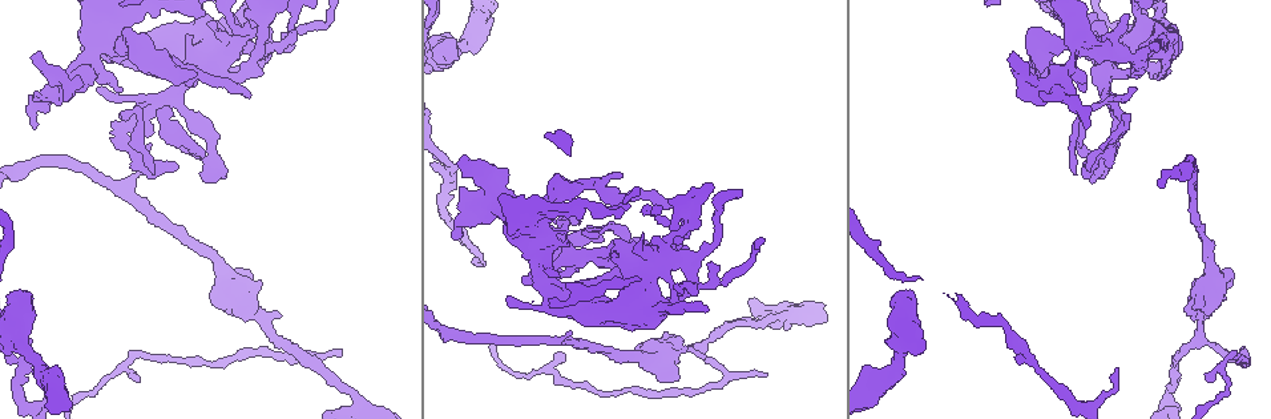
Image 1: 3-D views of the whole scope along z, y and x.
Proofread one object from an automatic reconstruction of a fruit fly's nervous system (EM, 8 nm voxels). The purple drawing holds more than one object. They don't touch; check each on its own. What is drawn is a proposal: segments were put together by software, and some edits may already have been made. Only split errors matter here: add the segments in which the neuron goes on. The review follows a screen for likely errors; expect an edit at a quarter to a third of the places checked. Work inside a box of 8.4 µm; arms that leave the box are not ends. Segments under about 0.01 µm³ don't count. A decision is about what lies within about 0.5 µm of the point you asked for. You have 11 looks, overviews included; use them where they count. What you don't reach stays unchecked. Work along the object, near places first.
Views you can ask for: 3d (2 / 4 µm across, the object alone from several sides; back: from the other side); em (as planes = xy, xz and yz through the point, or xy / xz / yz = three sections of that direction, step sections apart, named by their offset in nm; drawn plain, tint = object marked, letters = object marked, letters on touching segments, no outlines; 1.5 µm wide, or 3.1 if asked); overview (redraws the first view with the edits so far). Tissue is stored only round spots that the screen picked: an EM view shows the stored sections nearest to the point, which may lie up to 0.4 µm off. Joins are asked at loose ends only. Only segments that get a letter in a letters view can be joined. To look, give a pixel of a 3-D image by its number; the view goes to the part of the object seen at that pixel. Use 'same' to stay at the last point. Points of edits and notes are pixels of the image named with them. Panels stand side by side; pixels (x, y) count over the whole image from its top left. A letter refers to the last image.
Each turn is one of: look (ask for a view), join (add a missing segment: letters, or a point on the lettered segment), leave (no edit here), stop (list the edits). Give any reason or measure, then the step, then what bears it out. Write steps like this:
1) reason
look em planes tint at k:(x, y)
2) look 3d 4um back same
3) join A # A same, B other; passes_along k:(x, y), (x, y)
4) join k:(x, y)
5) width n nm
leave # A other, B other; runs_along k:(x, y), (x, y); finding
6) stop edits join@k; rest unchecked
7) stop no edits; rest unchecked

thin end
look em planes letters at 1:(340, 352)

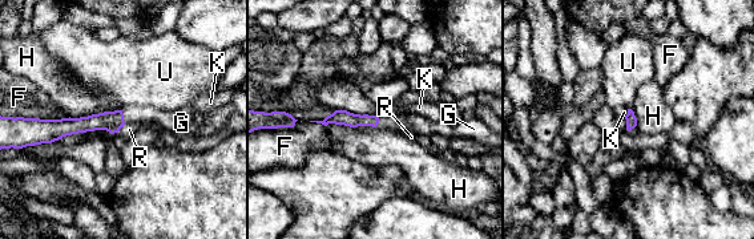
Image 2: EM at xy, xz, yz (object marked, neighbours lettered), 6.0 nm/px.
longest_contact H 320 nm
join G # F other, G same, H other, K other, R other, U other; passes_along 2:(111, 121), (123, 116), (132, 113); the neuron continues

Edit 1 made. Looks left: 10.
end of a long branch
look 3d 4um at 1:(247, 93)

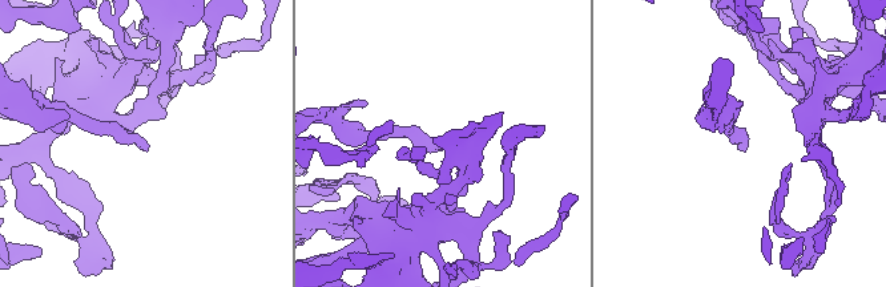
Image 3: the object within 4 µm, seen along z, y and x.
shape alone is not enough
look em planes plain at 3:(146, 148)

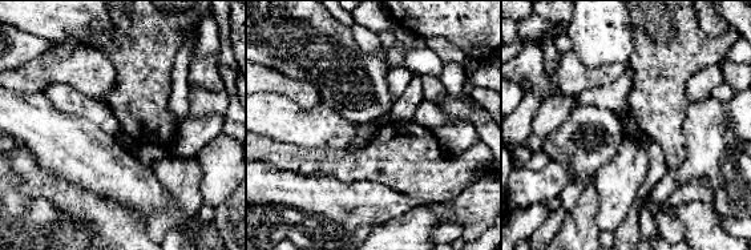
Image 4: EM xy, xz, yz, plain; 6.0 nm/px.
look em planes letters same

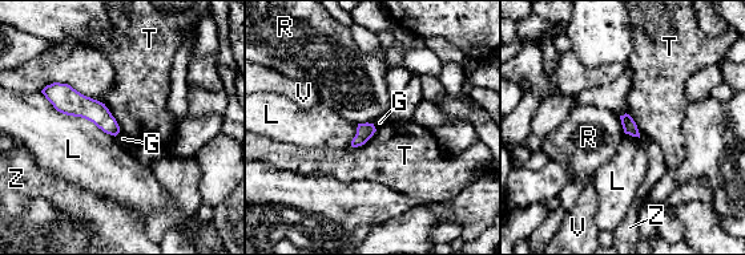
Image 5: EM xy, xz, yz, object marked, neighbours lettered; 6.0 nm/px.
leave # G other, L other, R other, T other, V other, Z other; border 5:(104, 102), (120, 130); no lettered segment goes on from it

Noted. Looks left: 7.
branch stops here
look em planes plain at 1:(568, 244)

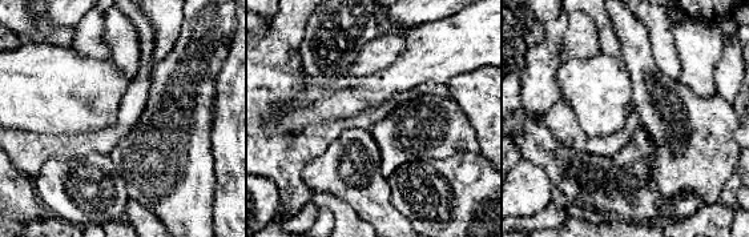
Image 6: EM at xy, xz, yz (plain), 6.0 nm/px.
what lies round it
look em planes letters same

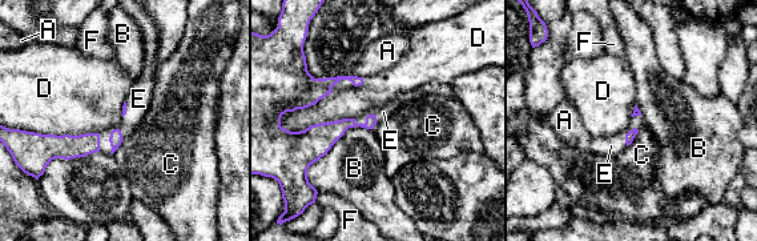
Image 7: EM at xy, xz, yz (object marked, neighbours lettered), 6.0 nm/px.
longest_contact B 500 nm
join E # A other, B other, C other, D other, E same, F other; the neuron continues

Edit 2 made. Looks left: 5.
redraw
look overview

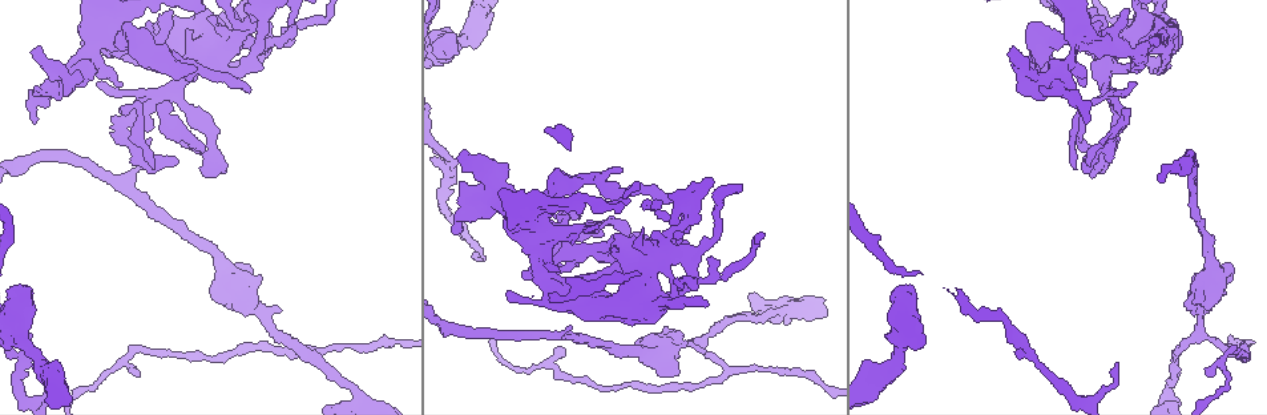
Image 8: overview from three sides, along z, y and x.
branch stops here
look em planes letters at 8:(477, 260)

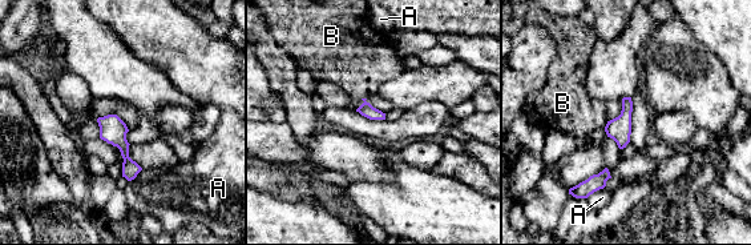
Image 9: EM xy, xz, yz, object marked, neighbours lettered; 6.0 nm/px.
leave # A other, B other; none of them fits

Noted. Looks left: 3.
stop edits join@2, join@7; rest unchecked

